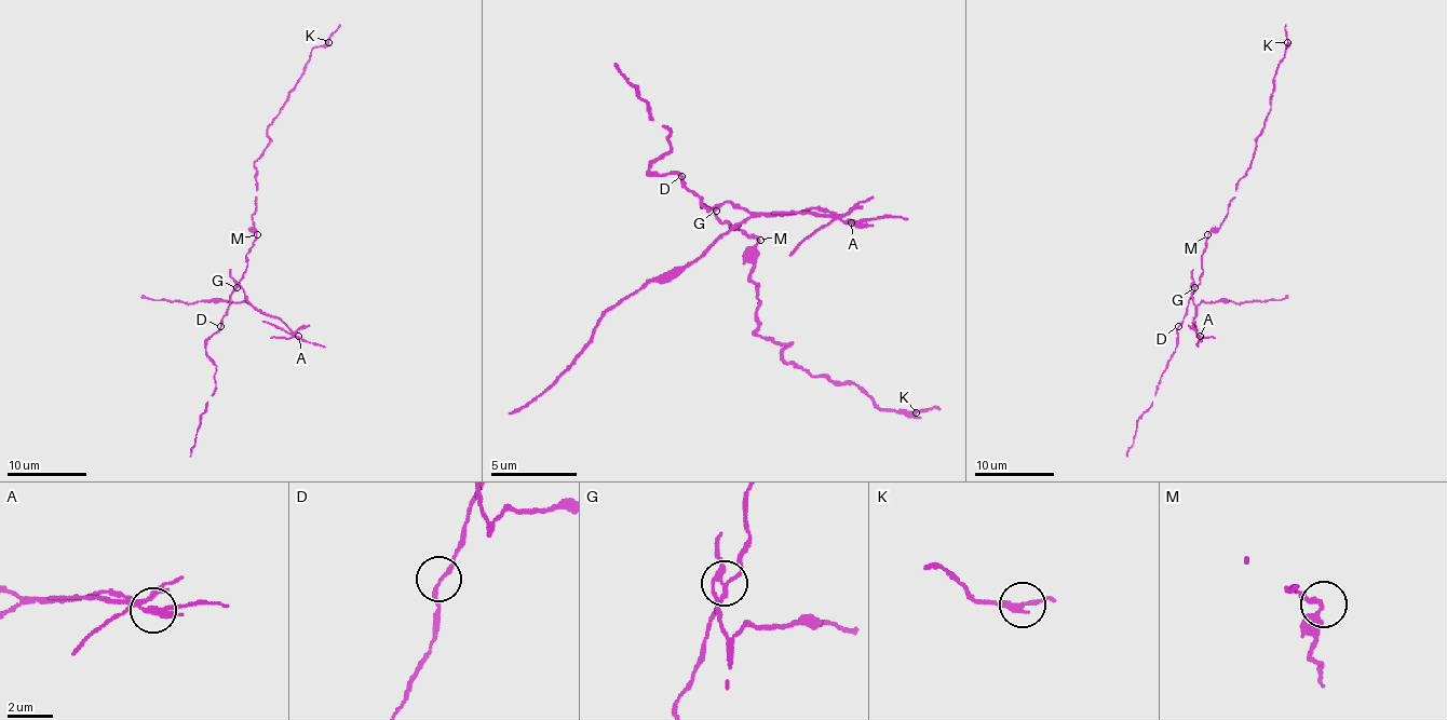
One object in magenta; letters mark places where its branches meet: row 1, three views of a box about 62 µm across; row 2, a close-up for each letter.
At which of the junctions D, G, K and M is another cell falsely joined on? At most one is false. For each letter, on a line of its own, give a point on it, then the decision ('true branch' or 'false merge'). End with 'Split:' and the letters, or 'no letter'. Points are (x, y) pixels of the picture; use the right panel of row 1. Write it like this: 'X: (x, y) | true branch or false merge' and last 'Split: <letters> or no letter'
D: (1178, 326) | true branch
G: (1194, 287) | false merge
K: (1287, 42) | true branch
M: (1207, 234) | true branch
Split: G

